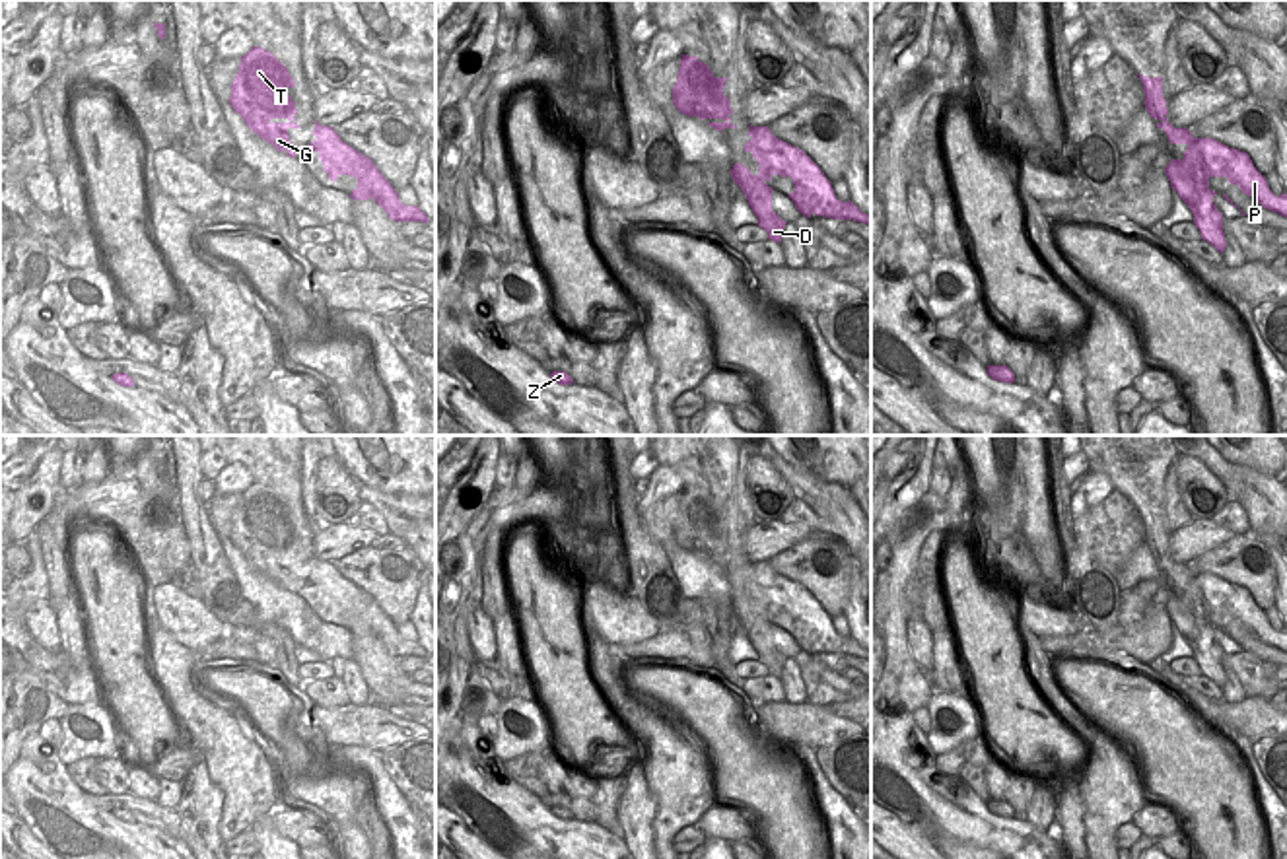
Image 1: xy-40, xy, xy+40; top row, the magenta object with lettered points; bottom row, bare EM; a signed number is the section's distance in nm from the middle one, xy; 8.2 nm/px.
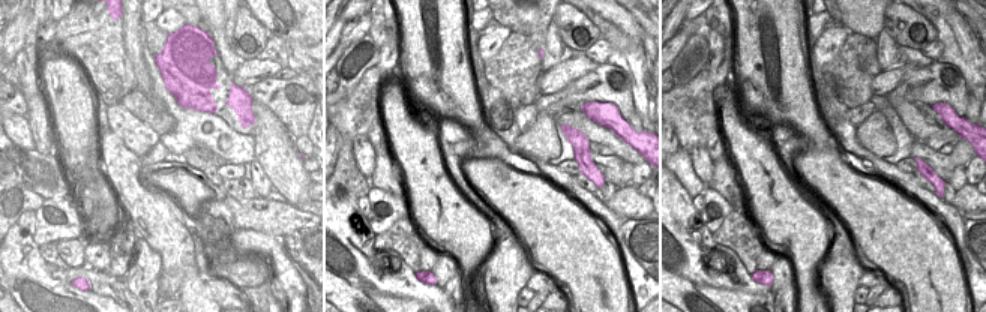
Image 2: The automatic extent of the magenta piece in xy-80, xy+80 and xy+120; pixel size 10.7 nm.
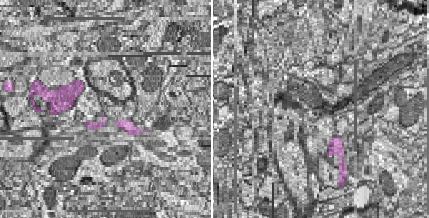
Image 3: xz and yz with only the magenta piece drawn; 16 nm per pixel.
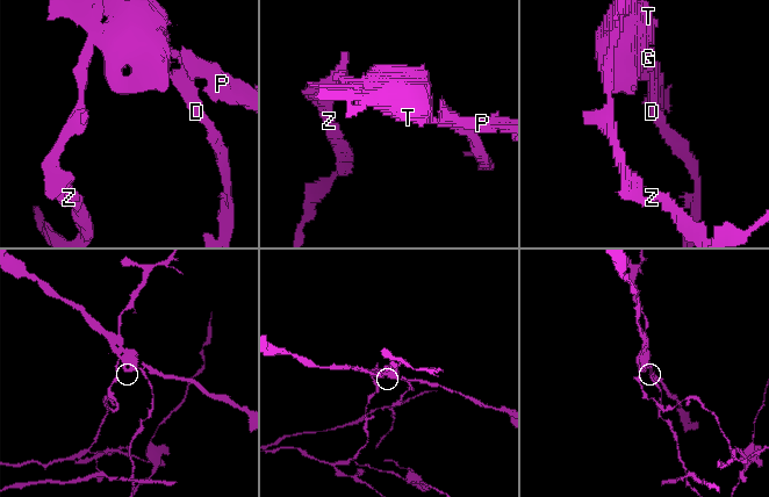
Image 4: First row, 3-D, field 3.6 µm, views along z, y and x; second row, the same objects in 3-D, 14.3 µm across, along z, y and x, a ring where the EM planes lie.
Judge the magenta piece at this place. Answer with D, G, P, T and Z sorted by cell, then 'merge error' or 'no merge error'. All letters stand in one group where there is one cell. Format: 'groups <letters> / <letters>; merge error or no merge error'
groups D / G P T Z; merge error

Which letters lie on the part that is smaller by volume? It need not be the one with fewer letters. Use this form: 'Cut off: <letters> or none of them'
Cut off: D.

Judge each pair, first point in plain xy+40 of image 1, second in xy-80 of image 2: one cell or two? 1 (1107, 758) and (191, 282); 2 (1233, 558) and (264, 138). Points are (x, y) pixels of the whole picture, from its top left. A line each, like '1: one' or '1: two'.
1: two
2: two

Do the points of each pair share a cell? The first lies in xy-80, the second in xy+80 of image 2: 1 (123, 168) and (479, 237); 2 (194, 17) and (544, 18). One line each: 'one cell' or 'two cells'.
1: two cells
2: two cells

